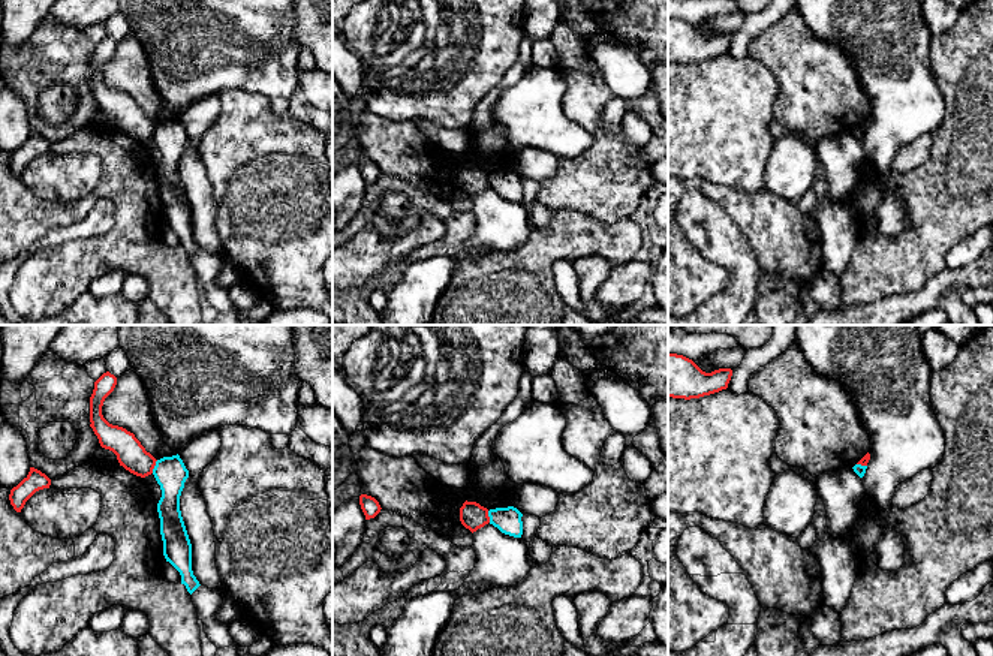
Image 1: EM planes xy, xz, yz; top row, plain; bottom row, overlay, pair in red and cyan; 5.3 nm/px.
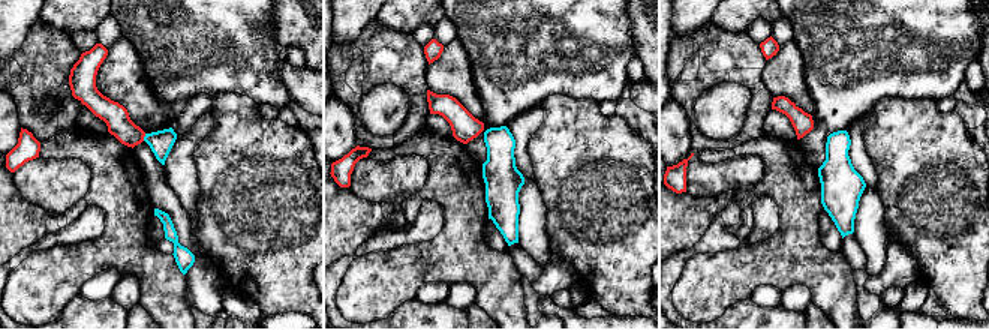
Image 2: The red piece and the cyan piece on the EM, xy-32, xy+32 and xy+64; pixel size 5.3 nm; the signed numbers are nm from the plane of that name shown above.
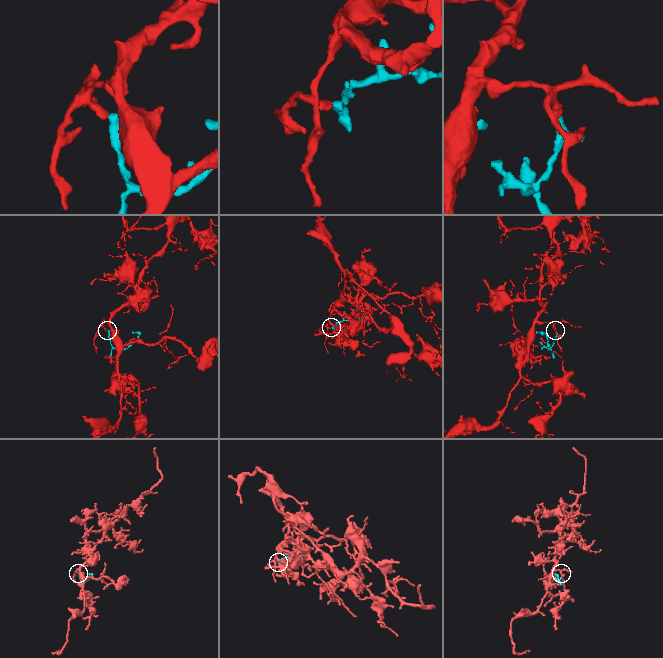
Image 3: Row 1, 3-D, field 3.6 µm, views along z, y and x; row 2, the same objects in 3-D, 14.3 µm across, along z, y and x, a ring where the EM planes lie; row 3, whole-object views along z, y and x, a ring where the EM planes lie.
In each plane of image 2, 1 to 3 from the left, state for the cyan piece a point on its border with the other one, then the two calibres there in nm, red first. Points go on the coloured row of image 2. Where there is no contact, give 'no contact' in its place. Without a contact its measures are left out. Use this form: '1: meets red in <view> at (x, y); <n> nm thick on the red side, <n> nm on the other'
1: meets red in xy-32 at (144, 135); 140 nm thick on the red side, 130 nm on the other
2: no contact
3: no contact

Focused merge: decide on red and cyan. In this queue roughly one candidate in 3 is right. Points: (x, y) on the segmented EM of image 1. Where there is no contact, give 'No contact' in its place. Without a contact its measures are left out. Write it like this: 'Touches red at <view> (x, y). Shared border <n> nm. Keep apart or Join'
Touches red at xy (155, 465). Shared border 80 nm. Keep apart

